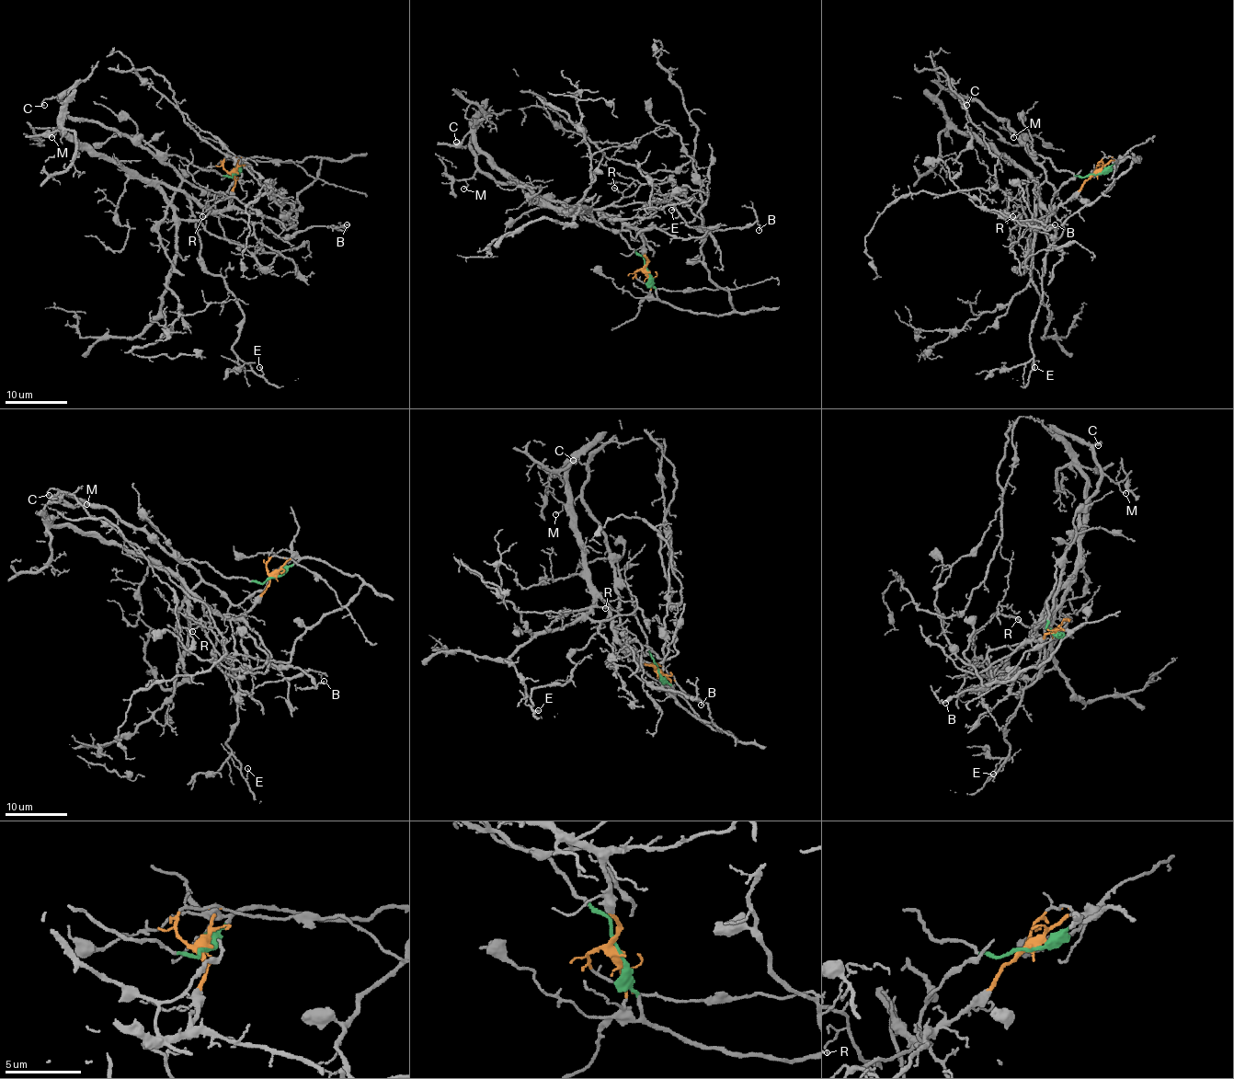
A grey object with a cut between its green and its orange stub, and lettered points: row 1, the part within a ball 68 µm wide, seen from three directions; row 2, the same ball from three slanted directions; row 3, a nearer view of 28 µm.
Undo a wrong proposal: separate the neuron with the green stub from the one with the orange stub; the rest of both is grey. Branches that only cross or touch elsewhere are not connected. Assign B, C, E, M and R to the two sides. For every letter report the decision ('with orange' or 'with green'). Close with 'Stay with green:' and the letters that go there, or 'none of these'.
B: with green
C: with green
E: with orange
M: with green
R: with orange
Stay with green: B, C, M

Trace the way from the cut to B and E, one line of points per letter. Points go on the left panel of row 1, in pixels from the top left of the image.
B: (234, 175), (252, 157), (318, 157), (320, 173), (289, 216), (298, 231), (347, 224)
E: (234, 175), (223, 211), (191, 201), (191, 212), (200, 263), (244, 317), (233, 351), (259, 367)

